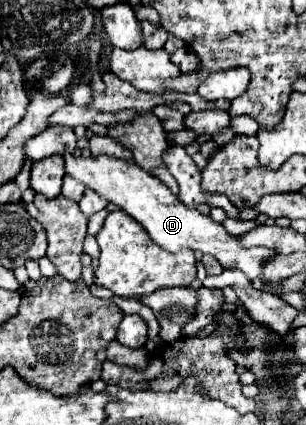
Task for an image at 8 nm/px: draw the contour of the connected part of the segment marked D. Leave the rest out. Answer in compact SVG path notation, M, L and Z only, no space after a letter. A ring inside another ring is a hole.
M72 153L64 155L66 159L66 173L78 181L82 181L88 189L96 191L106 201L114 203L118 209L126 211L134 217L158 243L162 249L176 253L180 249L198 249L202 253L214 255L222 267L226 269L240 269L250 281L262 275L262 269L268 261L276 257L274 249L268 247L240 247L238 237L230 235L222 223L214 223L210 215L202 215L196 209L188 209L178 195L174 195L160 179L144 173L136 163L128 163L124 159L114 159L108 155L90 155L90 157L76 157Z

